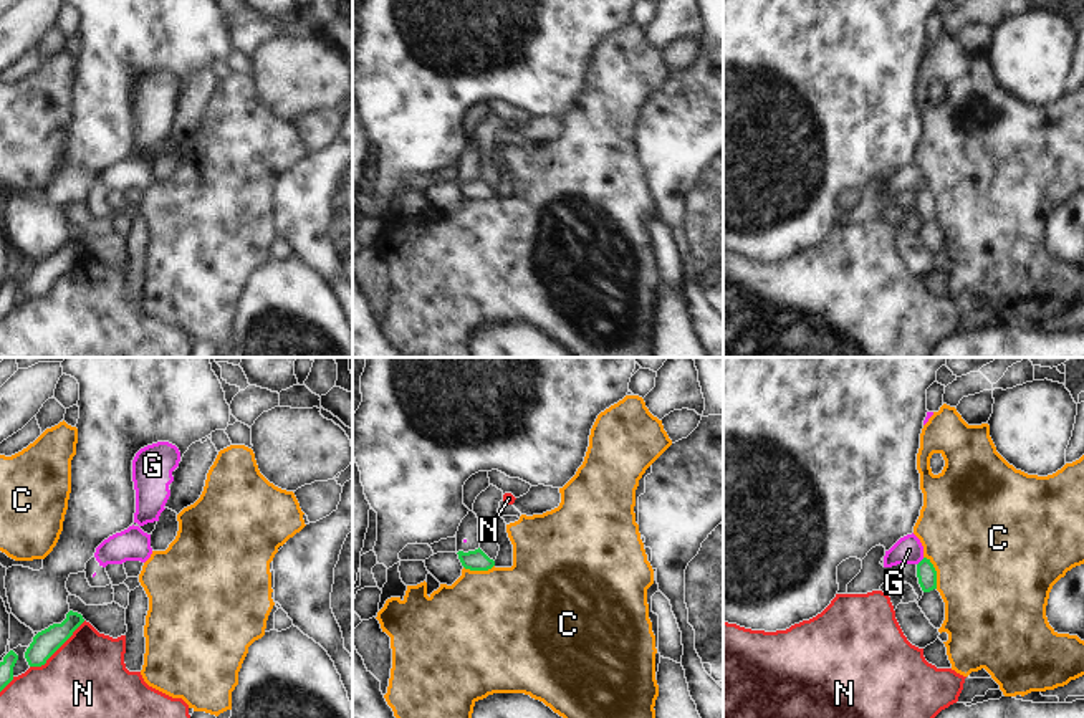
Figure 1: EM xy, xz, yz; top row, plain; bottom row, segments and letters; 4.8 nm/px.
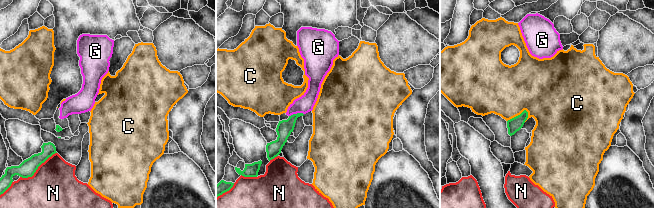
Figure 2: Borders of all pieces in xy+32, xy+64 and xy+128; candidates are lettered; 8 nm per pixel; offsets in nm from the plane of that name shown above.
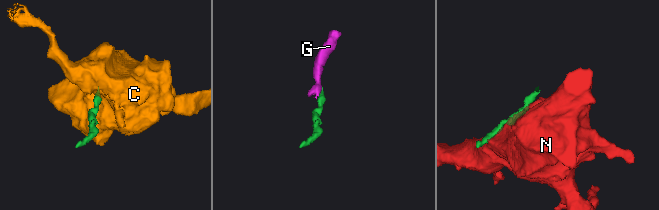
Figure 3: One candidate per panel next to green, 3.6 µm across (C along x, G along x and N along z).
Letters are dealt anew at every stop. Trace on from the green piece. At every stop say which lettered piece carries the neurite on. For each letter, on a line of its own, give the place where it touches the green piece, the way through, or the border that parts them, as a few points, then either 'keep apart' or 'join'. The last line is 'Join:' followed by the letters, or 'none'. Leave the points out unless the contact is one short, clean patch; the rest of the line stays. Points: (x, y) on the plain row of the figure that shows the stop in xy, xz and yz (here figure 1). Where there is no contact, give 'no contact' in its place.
C: contact yz (935, 202); border yz (924, 186), (935, 201), (937, 217); keep apart
G: contact yz (920, 191); way yz (927, 205), (920, 191), (909, 179); join
N: contact xy (58, 277); keep apart
Join: G

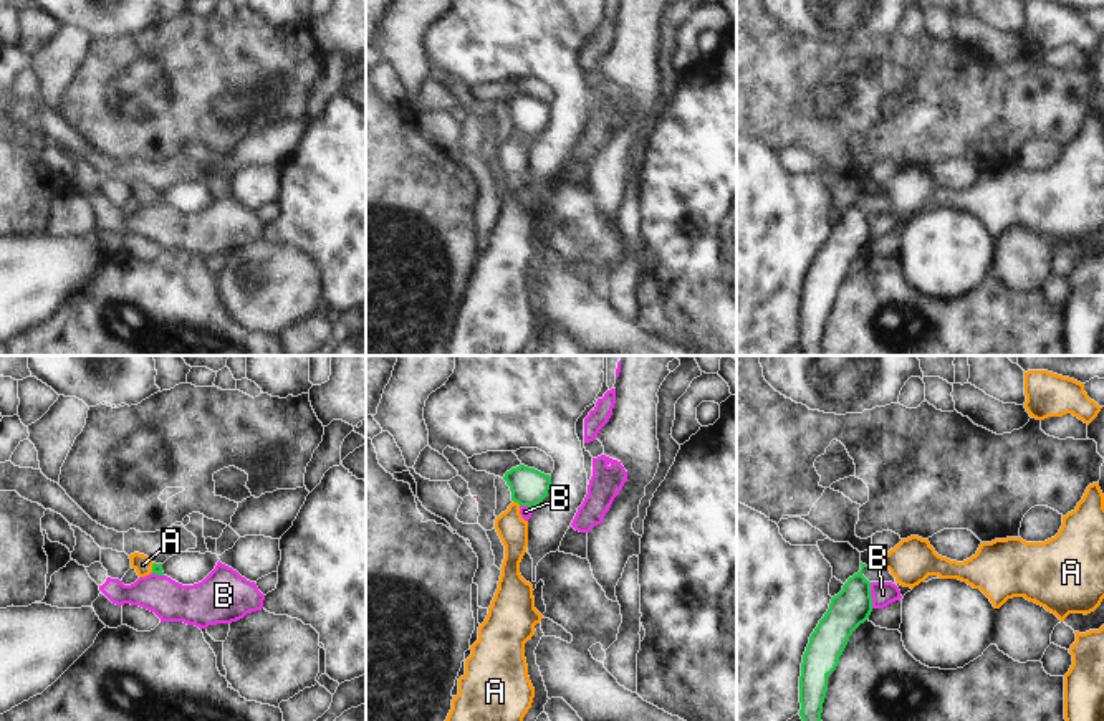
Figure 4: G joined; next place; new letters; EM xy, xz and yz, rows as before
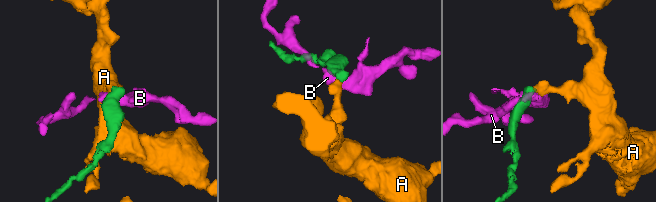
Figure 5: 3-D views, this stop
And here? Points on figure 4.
A: contact xz (517, 131); way xz (528, 116), (517, 131), (512, 157); join
B: contact yz (869, 225); border yz (873, 212), (871, 237); keep apart
Join: A

